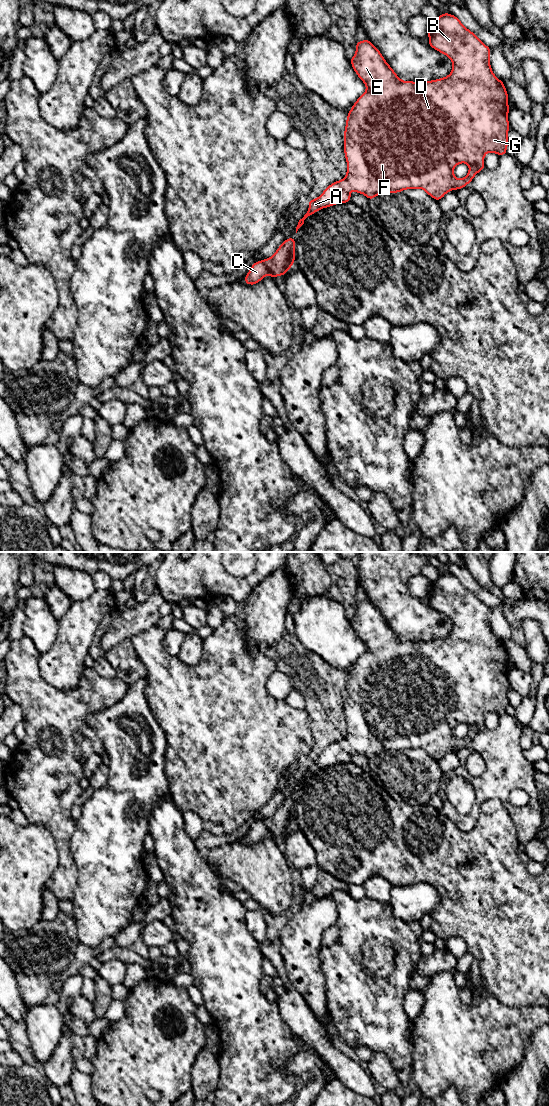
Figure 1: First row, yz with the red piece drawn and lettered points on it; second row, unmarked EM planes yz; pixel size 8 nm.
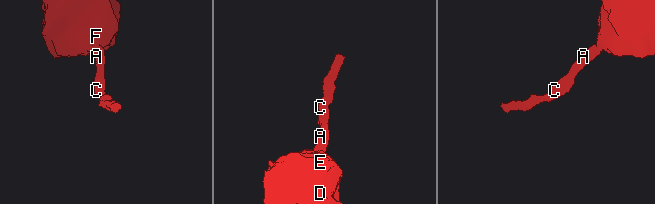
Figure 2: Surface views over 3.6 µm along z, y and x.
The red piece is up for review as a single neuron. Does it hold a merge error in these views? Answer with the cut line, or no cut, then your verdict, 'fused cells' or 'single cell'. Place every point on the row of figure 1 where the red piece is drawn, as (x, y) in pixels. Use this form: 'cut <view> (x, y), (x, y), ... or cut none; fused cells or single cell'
cut none; single cell

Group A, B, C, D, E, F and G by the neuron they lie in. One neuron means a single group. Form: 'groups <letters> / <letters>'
groups A B C D E F G

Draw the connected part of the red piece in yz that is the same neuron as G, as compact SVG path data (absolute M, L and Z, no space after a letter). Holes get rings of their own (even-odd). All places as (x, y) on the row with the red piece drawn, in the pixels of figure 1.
M450 13L439 14L437 21L431 25L428 30L429 46L438 52L448 56L452 62L453 68L451 73L440 79L431 81L403 81L401 80L391 66L386 62L381 52L366 38L363 41L357 41L356 53L350 58L350 62L353 70L357 76L364 82L367 90L356 100L346 119L346 126L344 130L344 154L347 162L347 173L345 179L340 179L330 184L322 194L316 198L308 201L309 209L308 212L302 215L296 227L296 233L298 229L304 224L304 221L316 211L323 208L331 207L340 203L348 203L351 200L350 190L365 195L369 200L374 199L377 195L383 193L400 193L406 189L423 189L429 196L436 201L442 199L445 194L454 189L460 190L468 185L475 177L475 175L485 169L484 156L486 153L497 153L500 157L507 153L508 141L508 130L510 124L508 122L509 96L504 86L504 81L499 80L493 73L490 65L490 52L491 48L485 45L472 31L467 29L456 16ZM460 163L467 163L469 166L468 174L461 179L454 176L454 168Z

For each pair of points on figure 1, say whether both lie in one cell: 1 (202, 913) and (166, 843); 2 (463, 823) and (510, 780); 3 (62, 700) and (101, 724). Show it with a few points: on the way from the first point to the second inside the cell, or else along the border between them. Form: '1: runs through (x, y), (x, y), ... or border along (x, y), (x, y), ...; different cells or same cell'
1: runs through (193, 898), (181, 883), (179, 861); same cell
2: runs through (476, 810), (479, 800), (496, 783); same cell
3: border along (109, 706), (86, 716), (86, 722), (97, 736); different cells

